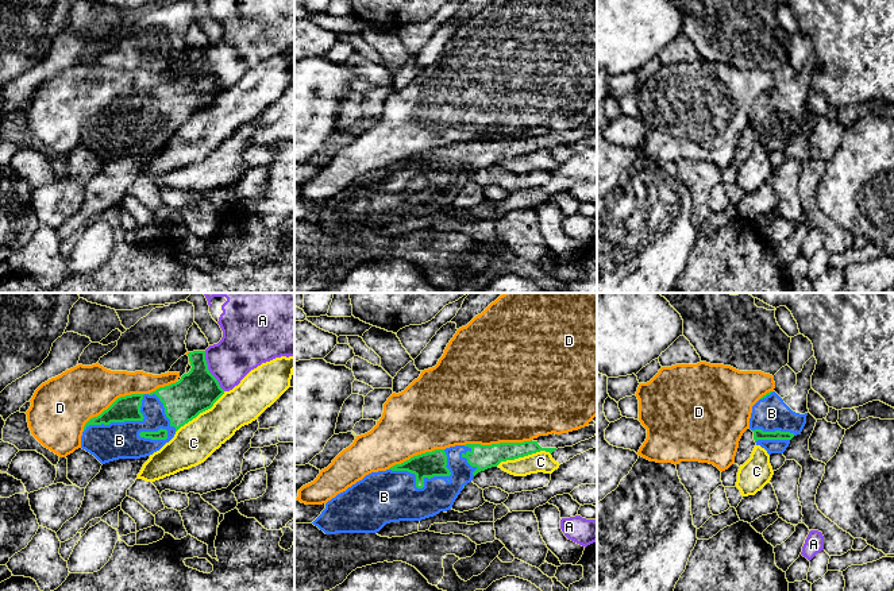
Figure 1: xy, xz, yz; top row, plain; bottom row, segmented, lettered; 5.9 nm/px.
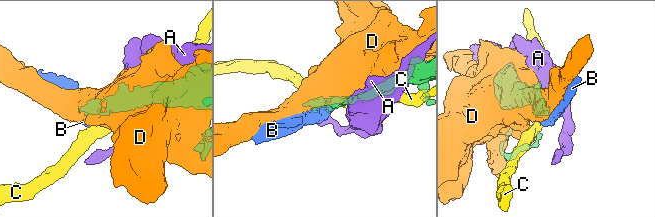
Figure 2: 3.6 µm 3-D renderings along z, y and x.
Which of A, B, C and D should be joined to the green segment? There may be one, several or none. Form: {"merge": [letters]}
{"merge": ["B"]}

